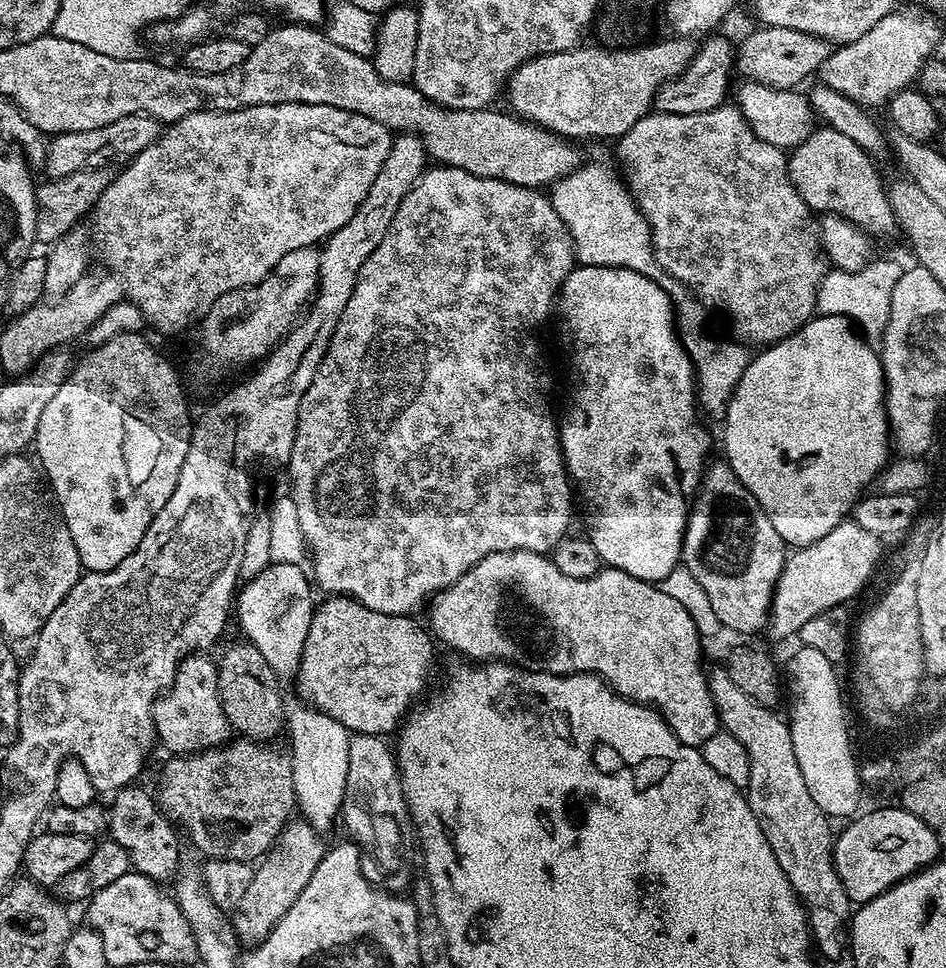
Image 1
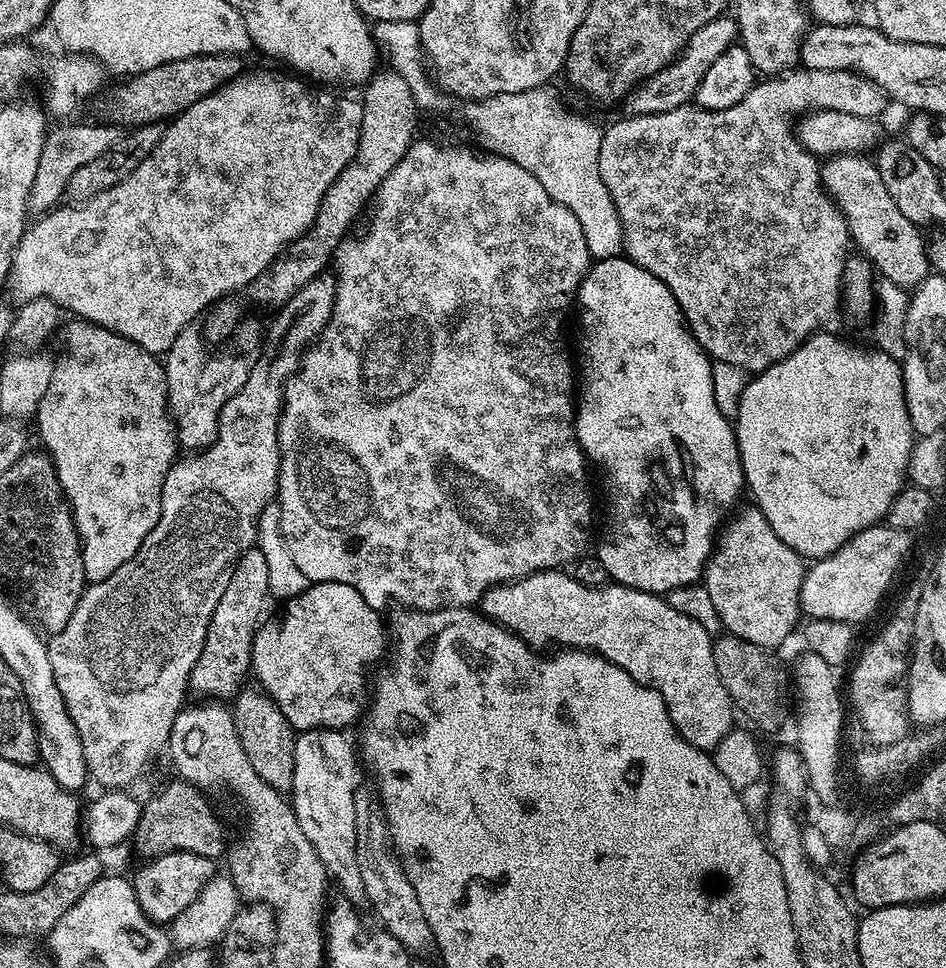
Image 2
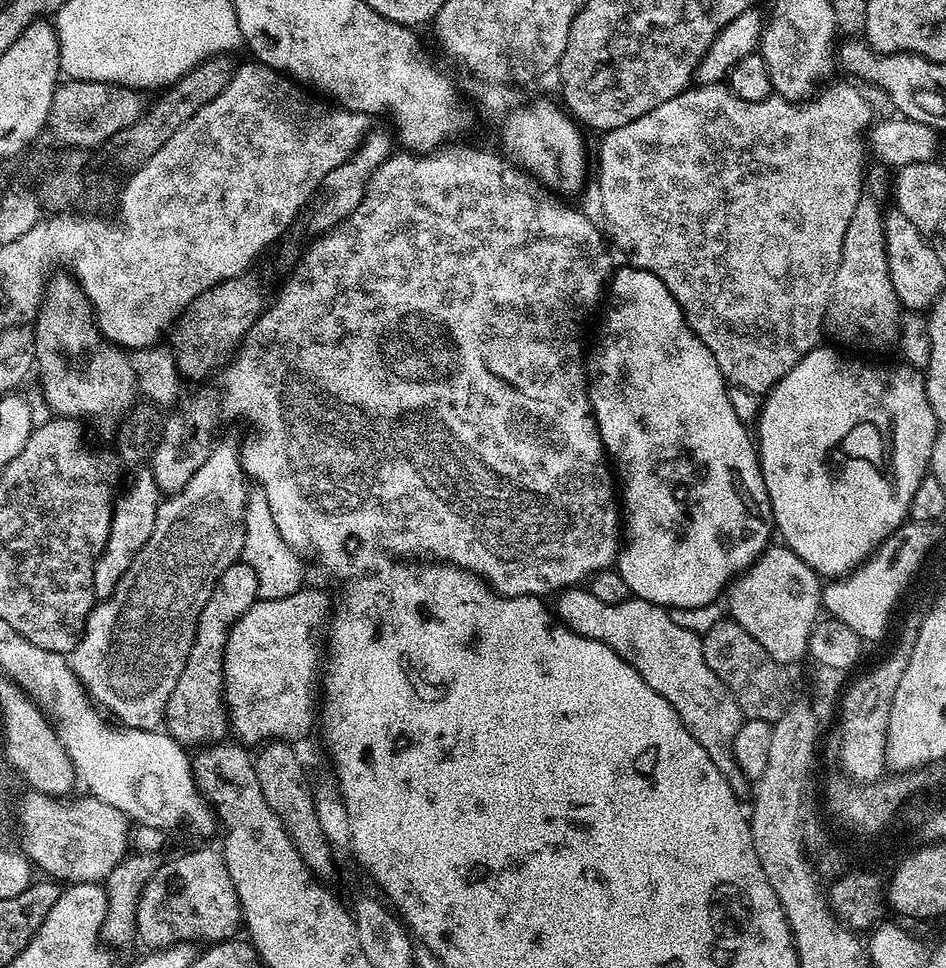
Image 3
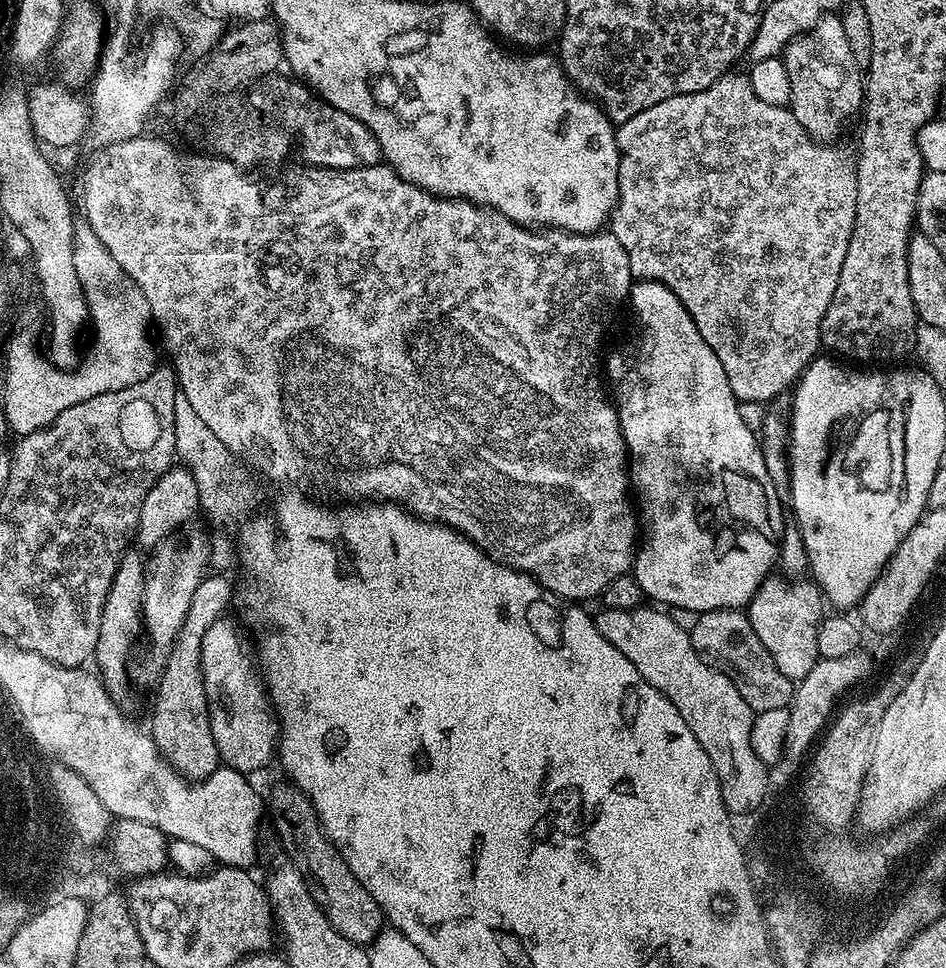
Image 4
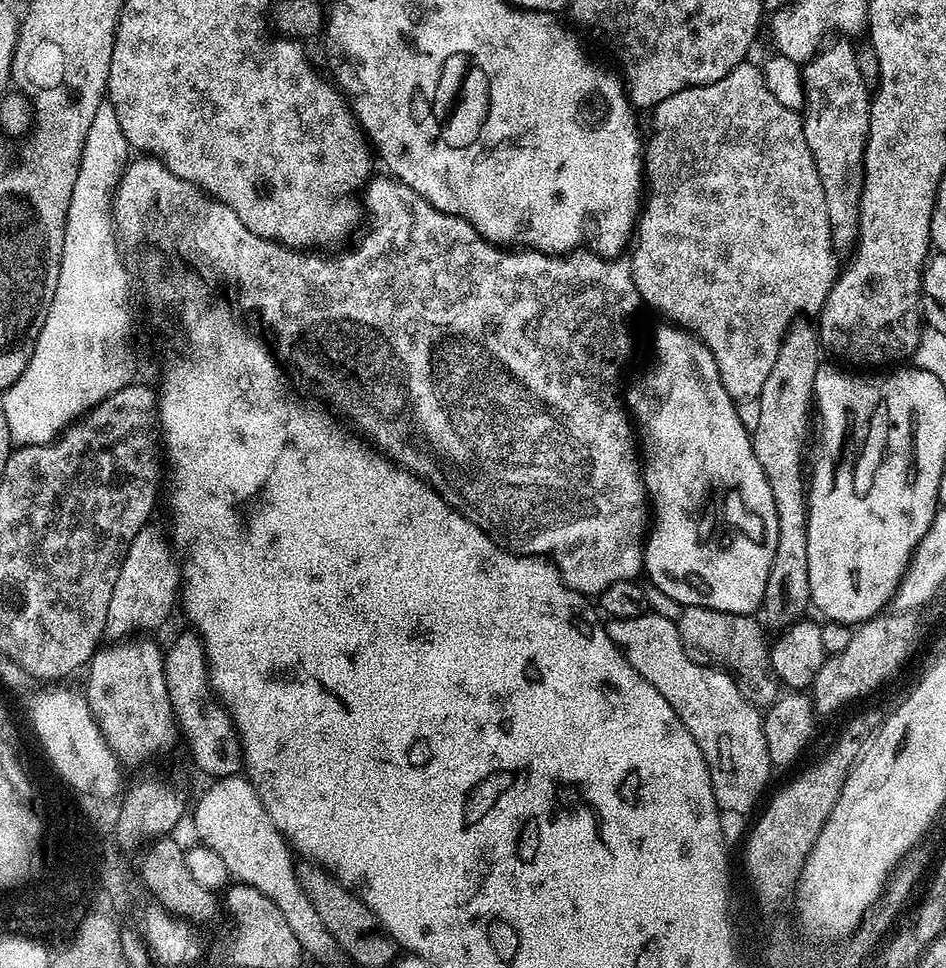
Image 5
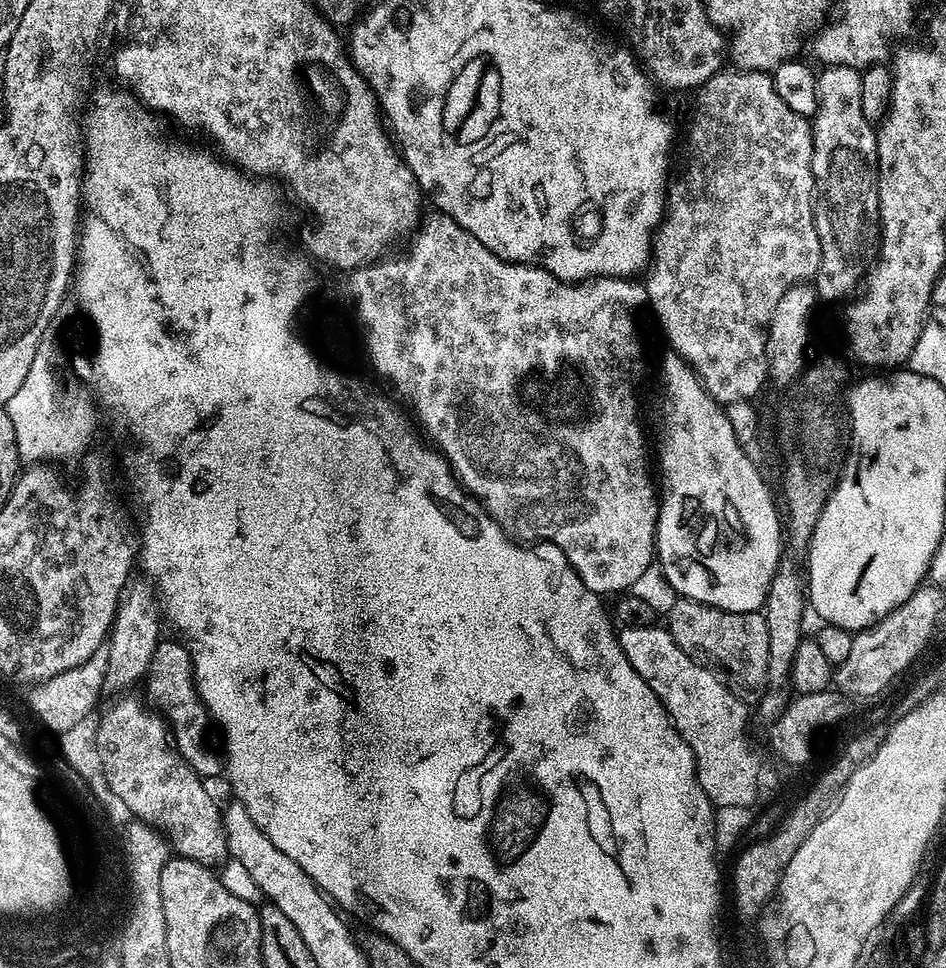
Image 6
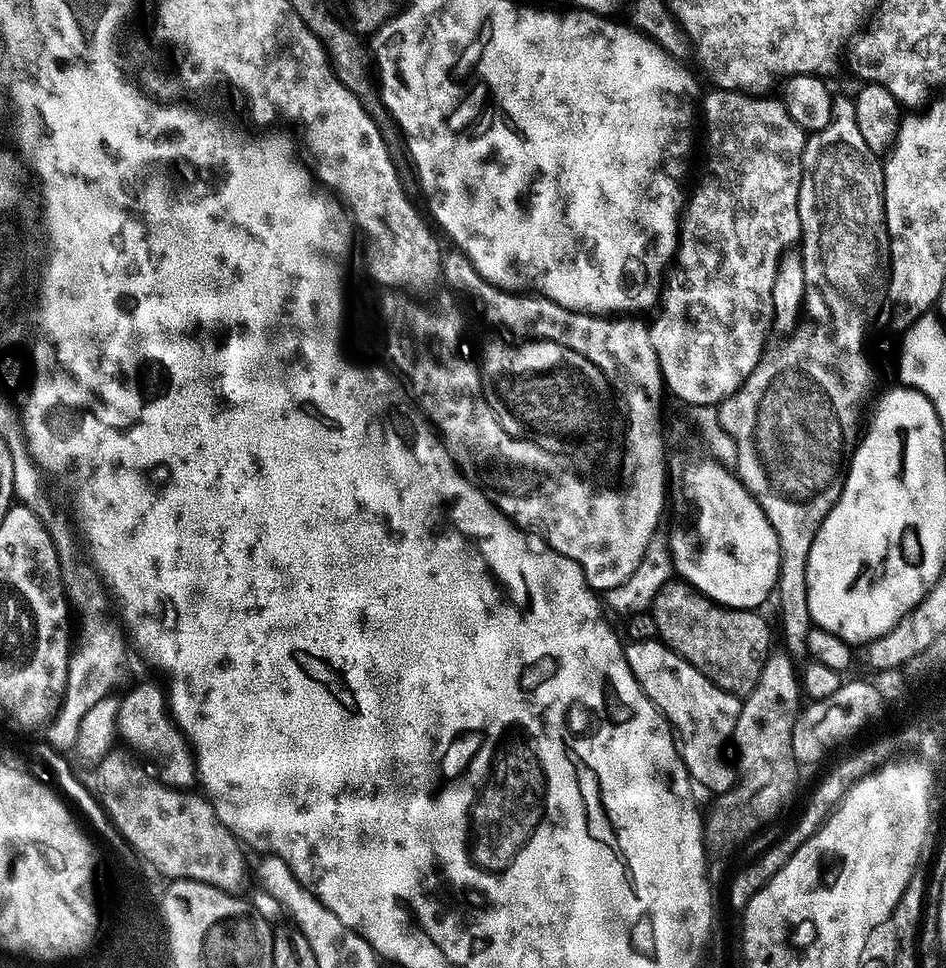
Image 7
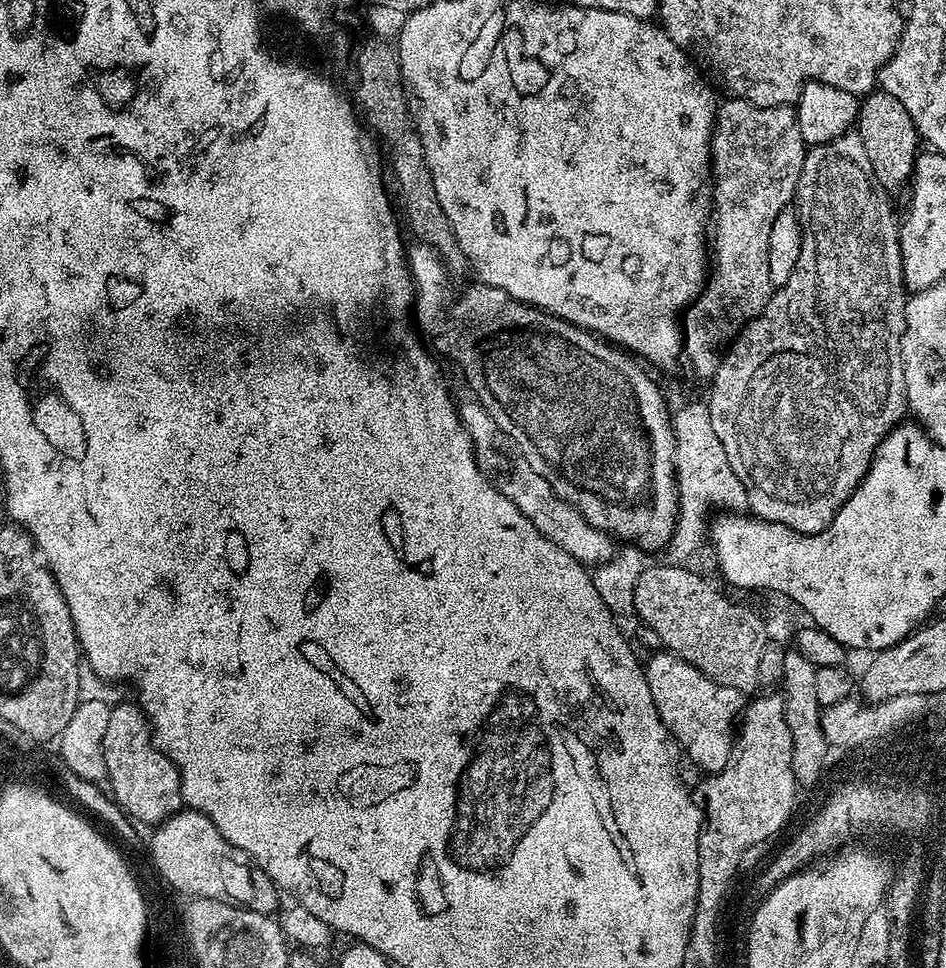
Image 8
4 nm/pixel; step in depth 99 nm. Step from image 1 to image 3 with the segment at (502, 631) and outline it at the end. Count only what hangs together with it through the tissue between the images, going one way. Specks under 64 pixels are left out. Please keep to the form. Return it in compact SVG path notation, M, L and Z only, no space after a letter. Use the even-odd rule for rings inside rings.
M584 586L566 588L555 600L554 612L559 623L572 632L610 646L610 650L614 650L627 664L634 666L646 686L662 694L662 698L666 698L666 702L674 706L678 718L682 718L694 742L698 742L698 746L702 746L702 750L710 754L710 762L718 766L728 785L738 794L744 794L747 788L749 791L750 781L742 774L738 762L734 762L732 753L734 734L738 734L746 717L718 674L714 674L714 670L706 666L701 637L676 625L669 609L645 600L629 598L618 605L610 605L600 602Z

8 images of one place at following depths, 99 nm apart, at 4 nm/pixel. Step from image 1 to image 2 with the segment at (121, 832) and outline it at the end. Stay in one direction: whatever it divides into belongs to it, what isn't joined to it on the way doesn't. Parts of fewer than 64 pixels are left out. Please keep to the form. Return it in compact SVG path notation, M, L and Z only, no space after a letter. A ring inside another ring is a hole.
M168 852L166 855L155 857L134 875L136 897L142 910L154 923L161 926L171 925L173 920L190 906L201 890L204 883L217 875L218 868L213 860L202 854L189 852Z

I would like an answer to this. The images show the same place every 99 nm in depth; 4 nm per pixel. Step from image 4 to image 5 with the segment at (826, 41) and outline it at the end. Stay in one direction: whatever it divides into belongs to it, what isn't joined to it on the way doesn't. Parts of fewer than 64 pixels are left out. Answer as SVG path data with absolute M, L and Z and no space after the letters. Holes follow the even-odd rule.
M837 39L837 44L825 47L803 65L804 74L804 137L810 146L812 156L822 178L822 188L826 194L826 210L832 227L832 242L837 249L851 249L860 234L860 199L864 189L864 151L868 141L868 106L870 103L870 84L862 78L862 70L856 65L856 52L849 41Z

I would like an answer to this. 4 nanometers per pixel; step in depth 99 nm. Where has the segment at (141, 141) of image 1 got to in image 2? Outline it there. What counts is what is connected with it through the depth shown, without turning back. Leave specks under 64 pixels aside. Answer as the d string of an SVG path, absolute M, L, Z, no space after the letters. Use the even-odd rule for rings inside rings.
M64 122L56 129L49 131L42 143L42 154L39 155L38 170L35 171L34 184L30 188L27 200L28 211L32 214L51 212L61 203L66 186L71 176L86 166L86 162L98 158L98 154L106 154L114 142L118 142L122 132L119 127L109 123L76 124L77 122Z

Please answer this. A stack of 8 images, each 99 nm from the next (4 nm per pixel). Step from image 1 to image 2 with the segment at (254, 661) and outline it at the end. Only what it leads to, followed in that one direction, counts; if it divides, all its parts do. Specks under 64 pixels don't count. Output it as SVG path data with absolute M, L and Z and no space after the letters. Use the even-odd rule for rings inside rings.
M241 687L231 701L232 721L238 730L238 738L242 742L242 750L246 750L246 758L250 758L250 766L254 766L254 774L262 778L274 790L285 794L291 793L294 782L294 756L297 733L290 722L282 714L279 706L270 699L268 693L259 687Z

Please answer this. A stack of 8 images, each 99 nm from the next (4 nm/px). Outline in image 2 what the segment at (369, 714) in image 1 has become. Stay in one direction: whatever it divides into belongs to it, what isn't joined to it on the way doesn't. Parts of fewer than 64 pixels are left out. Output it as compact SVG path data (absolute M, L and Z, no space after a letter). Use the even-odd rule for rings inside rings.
M315 582L309 583L309 586L303 593L293 597L288 603L288 610L284 614L284 621L279 624L278 621L272 620L261 623L256 629L256 637L252 643L252 666L250 669L251 675L256 675L255 683L259 685L263 691L268 693L268 696L282 710L282 714L290 722L290 726L297 733L306 731L314 731L316 729L329 728L348 730L352 723L355 725L357 721L363 717L366 711L366 705L370 700L370 676L368 680L368 671L379 662L380 659L385 659L386 649L390 644L390 636L386 631L386 624L380 621L381 613L377 609L372 608L366 602L366 598L362 598L362 594L358 594L358 590L354 590L354 586L346 586L346 582Z

